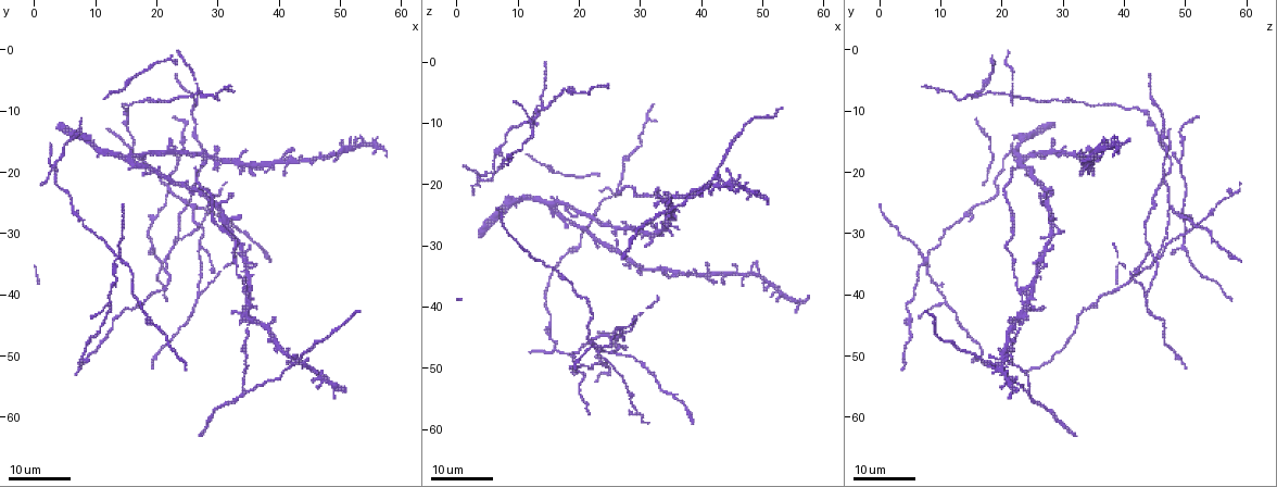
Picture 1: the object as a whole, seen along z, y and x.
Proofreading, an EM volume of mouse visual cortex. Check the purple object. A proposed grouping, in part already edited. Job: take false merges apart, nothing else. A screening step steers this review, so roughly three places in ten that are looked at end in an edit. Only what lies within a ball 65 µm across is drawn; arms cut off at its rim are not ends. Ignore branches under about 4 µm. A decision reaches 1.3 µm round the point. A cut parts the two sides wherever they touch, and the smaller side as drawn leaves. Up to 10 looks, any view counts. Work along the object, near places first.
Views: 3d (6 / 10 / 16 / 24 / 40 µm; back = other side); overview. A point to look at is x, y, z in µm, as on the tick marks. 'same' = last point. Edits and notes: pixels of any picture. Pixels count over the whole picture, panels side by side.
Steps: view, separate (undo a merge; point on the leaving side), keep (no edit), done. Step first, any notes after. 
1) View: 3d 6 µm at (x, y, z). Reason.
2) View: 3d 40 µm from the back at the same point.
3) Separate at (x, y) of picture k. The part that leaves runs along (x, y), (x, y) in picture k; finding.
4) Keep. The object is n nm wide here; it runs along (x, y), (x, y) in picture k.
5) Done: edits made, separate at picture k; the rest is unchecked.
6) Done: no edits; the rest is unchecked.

View: 3d 24 µm at (27.5, 40.0, 44.0). Two arms in line, one across.

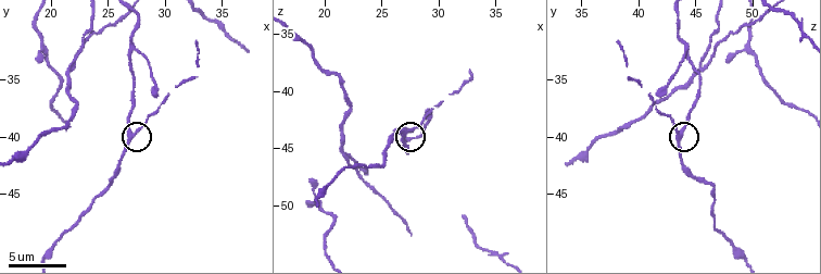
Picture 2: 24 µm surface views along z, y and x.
View: 3d 6 µm at (27.4, 39.8, 43.6).

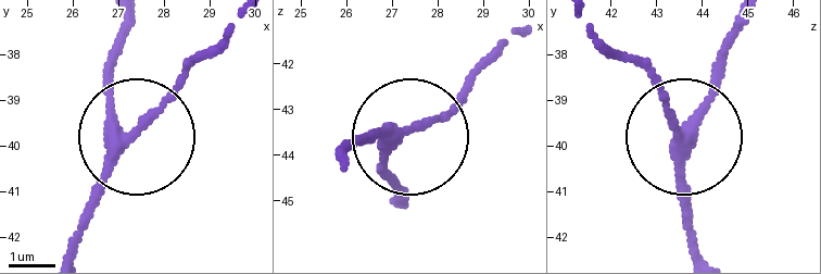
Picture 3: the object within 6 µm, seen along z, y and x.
Keep. 3 arms meet here; one neuron here.

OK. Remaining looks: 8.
View: 3d 16 µm at (22.8, 32.2, 46.6). Three-way junction.

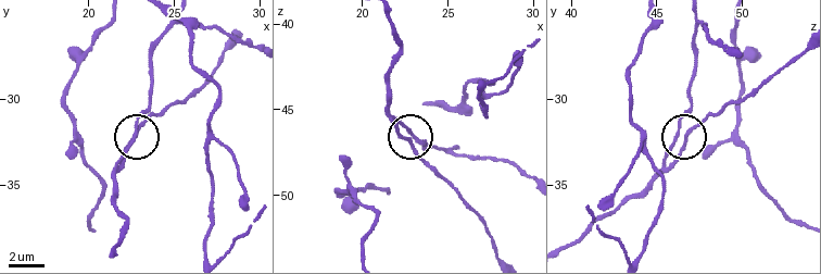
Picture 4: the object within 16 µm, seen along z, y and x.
Keep. The side arm is 21 µm long; it runs along (440, 106), (451, 148), (409, 132), (439, 174) in picture 4; continuous, no second neuron.

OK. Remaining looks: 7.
View: 3d 10 µm at (27.2, 32.0, 44.4). Three arms meet.

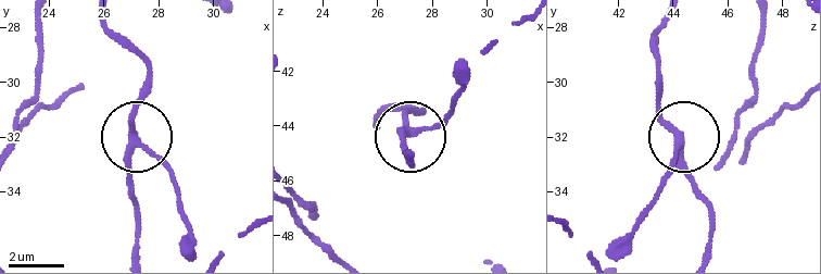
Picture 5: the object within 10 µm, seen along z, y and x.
Keep. The object is 240 nm wide here; it runs along (374, 126), (394, 106), (422, 112), (411, 134), (447, 122) in picture 5; continuous, no second neuron.

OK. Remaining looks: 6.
View: 3d 16 µm at (26.0, 7.0, 21.5).

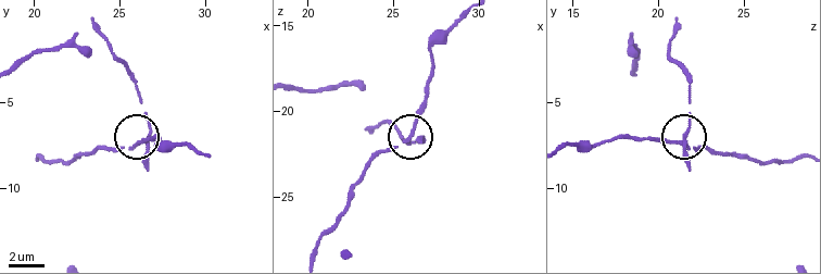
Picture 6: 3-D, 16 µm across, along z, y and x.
View: 3d 6 µm at (26.1, 7.4, 21.4).

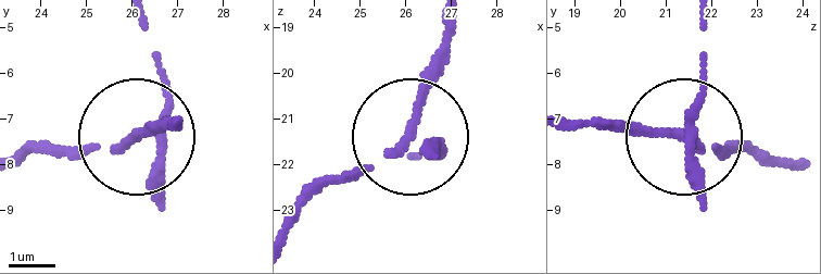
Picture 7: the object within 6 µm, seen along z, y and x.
Keep. The object is 130 nm wide here; it runs along (293, 211), (406, 141), (445, 24) in picture 7; all the same neuron.

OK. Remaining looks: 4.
View: 3d 16 µm at (12.0, 41.5, 10.5). A fork.

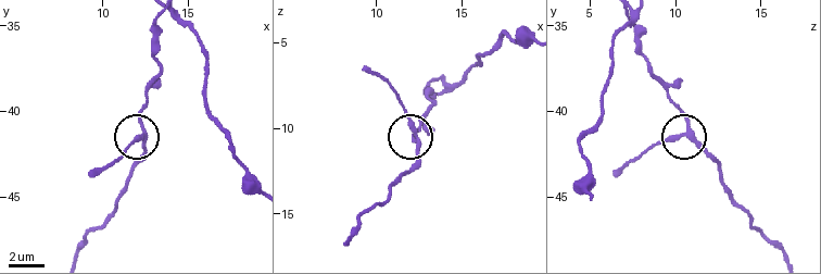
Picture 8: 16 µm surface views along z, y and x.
View: 3d 6 µm at (12.4, 41.3, 10.6).

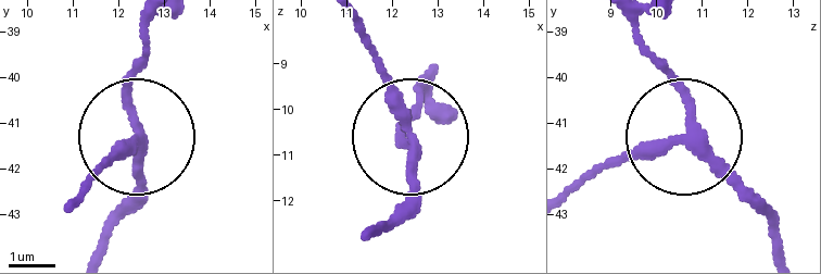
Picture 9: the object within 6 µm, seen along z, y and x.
Keep. The object is 230 nm wide here; it runs along (147, 22), (131, 138), (97, 174) in picture 9; one neuron here.

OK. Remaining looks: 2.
Done: no edits; the rest is unchecked.

